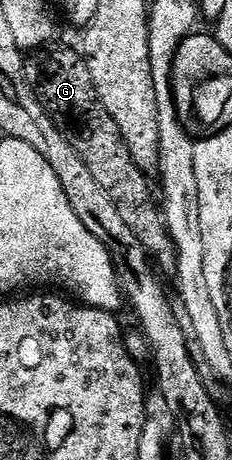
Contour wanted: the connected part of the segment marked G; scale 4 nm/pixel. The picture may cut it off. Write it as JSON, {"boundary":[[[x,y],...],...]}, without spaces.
{"boundary":[[[61,47],[48,55],[48,50],[41,49],[28,56],[25,65],[25,78],[33,88],[39,105],[50,117],[57,120],[57,127],[67,137],[67,141],[83,157],[87,169],[91,169],[91,177],[101,186],[103,193],[111,197],[111,205],[115,205],[115,213],[123,217],[127,229],[139,237],[139,245],[149,254],[156,270],[162,276],[176,276],[177,250],[175,241],[171,241],[171,233],[167,233],[165,217],[161,214],[155,191],[149,188],[146,172],[131,157],[123,137],[119,133],[119,125],[107,113],[97,96],[95,81],[91,81],[91,69],[87,69],[80,50]]]}

